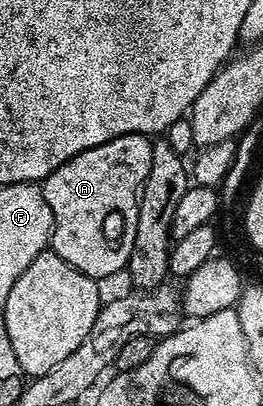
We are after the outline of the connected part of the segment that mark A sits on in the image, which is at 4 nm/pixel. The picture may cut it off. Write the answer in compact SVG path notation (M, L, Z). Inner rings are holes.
M146 135L119 136L95 148L87 148L87 152L79 152L79 156L71 156L71 160L59 164L59 168L55 168L55 172L48 174L40 183L47 204L51 204L51 249L63 260L67 260L71 268L83 272L88 278L104 280L120 270L122 273L128 267L135 240L135 224L139 224L141 189L147 180L147 172L151 172L152 151L153 142Z

